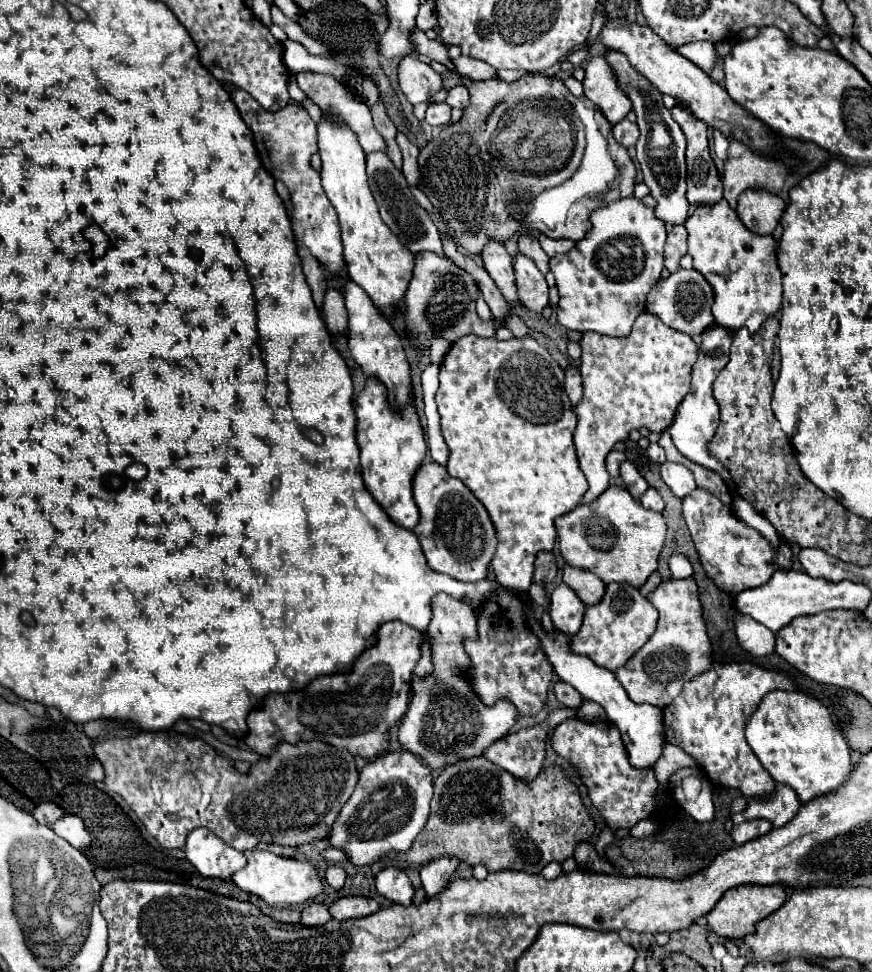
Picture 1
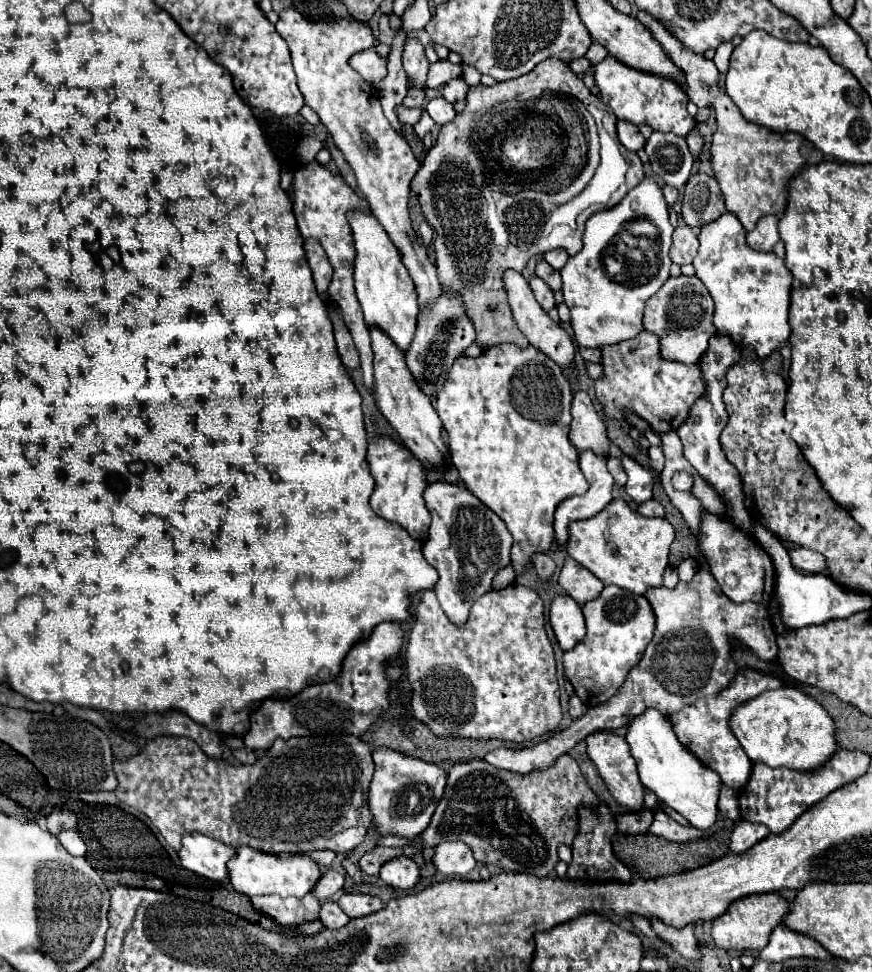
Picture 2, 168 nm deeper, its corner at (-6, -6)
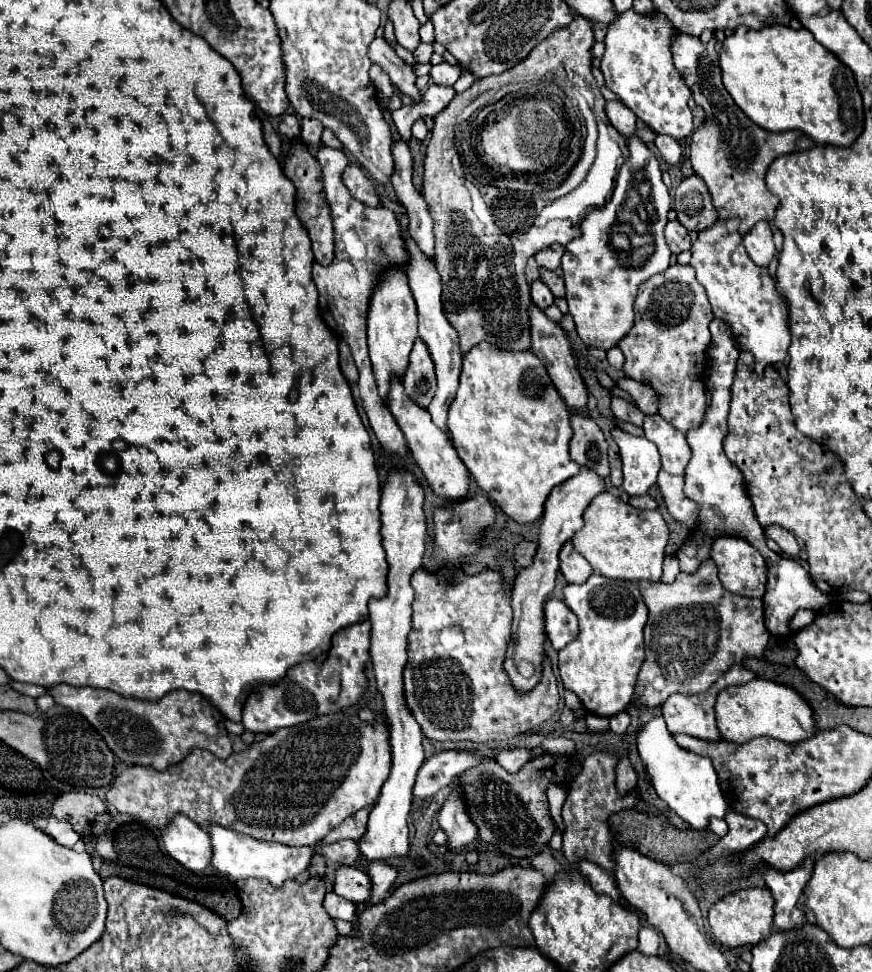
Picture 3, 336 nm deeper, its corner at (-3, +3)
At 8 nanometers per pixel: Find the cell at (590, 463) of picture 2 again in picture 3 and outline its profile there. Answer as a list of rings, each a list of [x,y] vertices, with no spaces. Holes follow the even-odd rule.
[[[587,466],[581,468],[581,472],[563,484],[555,486],[549,494],[549,500],[545,502],[545,514],[541,518],[539,526],[539,550],[535,554],[535,560],[529,568],[523,568],[515,580],[515,596],[513,596],[513,638],[507,648],[507,660],[505,670],[515,684],[517,690],[527,692],[531,690],[539,678],[541,678],[541,658],[545,654],[543,642],[545,642],[545,624],[543,624],[543,602],[555,588],[555,576],[559,570],[559,550],[561,546],[571,540],[571,536],[581,530],[583,518],[581,514],[589,506],[591,498],[605,492],[605,478],[595,474],[593,470],[587,470]]]

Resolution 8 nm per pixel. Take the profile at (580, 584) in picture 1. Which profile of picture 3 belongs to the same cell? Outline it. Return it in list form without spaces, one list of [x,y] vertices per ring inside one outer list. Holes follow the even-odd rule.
[[[571,542],[563,544],[559,560],[561,560],[561,572],[569,584],[583,584],[593,574],[591,564],[577,550],[573,550]]]

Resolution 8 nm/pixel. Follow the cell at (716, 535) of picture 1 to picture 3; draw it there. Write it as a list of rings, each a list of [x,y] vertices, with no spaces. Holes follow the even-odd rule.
[[[719,536],[711,546],[719,580],[727,592],[761,598],[767,584],[767,564],[757,548],[737,536]]]

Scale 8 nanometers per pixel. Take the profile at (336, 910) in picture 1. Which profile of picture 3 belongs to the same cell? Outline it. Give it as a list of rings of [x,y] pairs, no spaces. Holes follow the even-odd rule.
[[[339,866],[333,892],[351,900],[357,906],[363,906],[371,898],[371,880],[363,870],[355,866]]]

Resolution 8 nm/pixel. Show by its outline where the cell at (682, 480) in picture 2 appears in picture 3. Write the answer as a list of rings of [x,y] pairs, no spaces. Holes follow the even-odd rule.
[[[659,414],[645,416],[643,430],[645,430],[645,438],[651,440],[659,448],[661,468],[669,474],[683,476],[685,466],[691,460],[691,448],[687,446],[685,434],[675,430]]]

